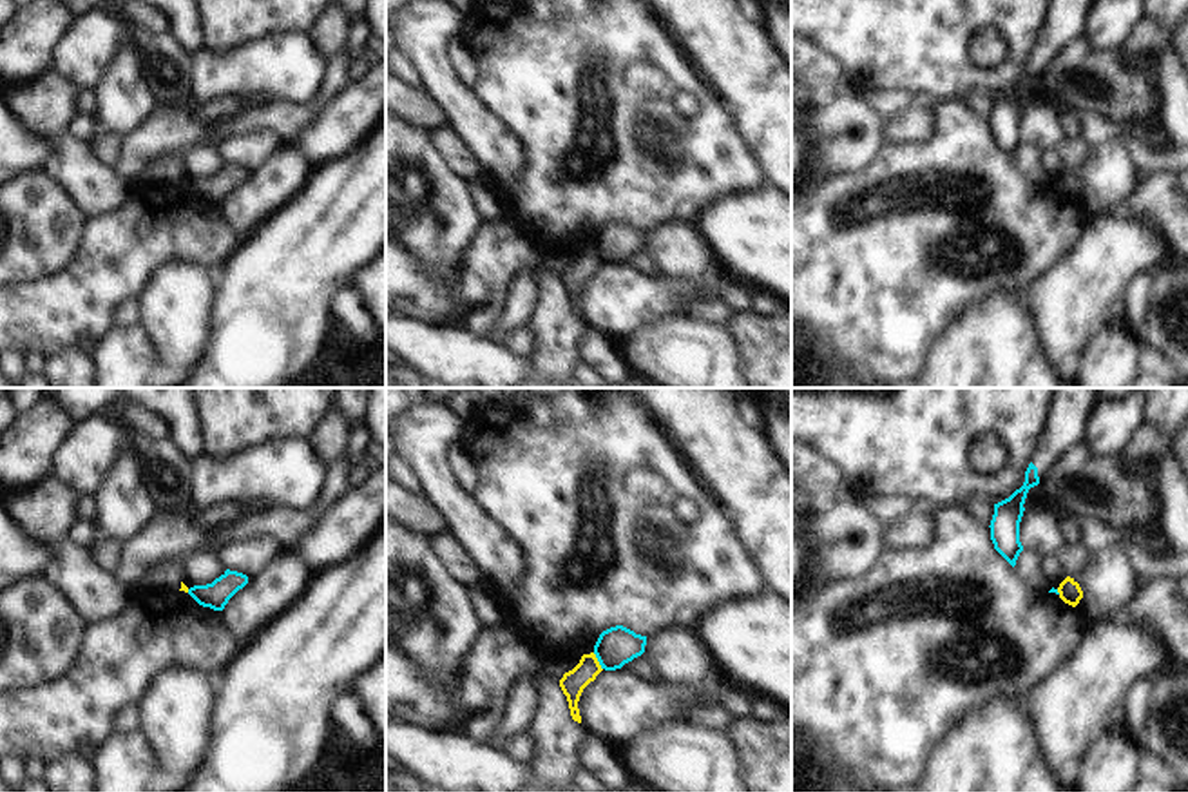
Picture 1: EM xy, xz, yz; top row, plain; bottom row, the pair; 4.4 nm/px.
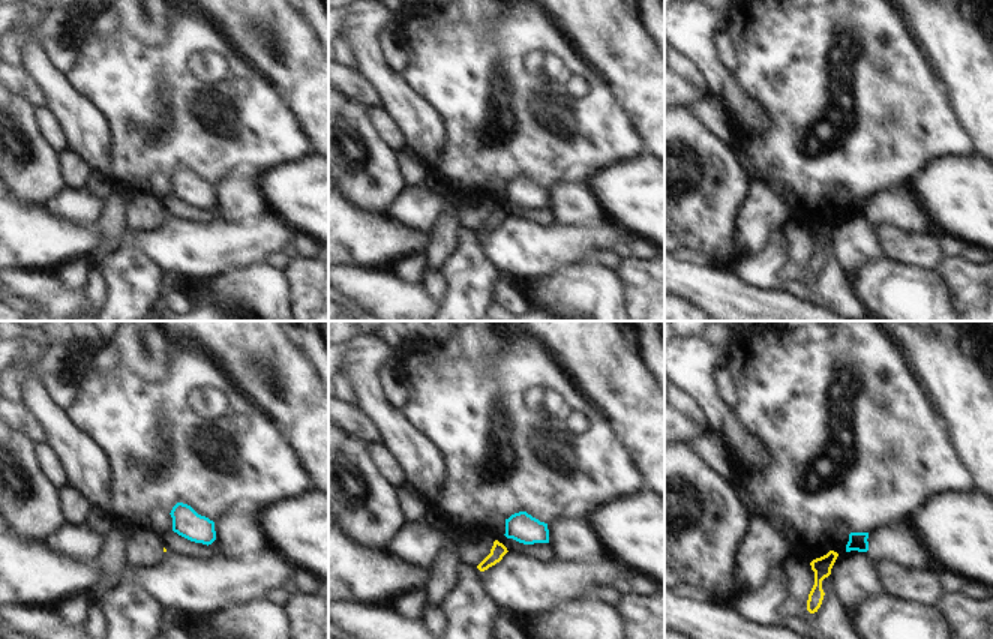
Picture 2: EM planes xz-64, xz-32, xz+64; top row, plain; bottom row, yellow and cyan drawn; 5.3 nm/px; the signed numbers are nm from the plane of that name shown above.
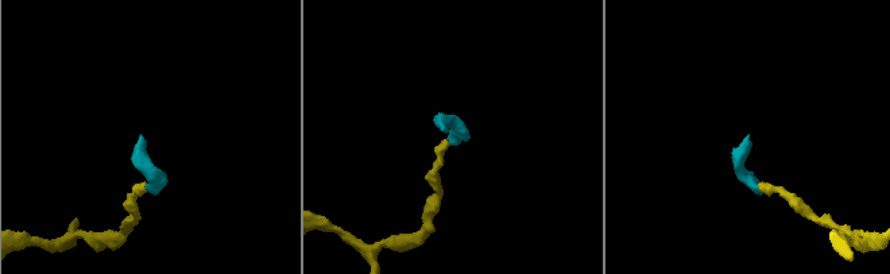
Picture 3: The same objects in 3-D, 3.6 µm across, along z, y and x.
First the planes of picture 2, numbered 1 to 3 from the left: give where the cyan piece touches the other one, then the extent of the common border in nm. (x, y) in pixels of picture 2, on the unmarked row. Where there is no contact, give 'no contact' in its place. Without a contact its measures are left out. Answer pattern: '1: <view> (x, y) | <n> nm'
1: no contact
2: no contact
3: no contact

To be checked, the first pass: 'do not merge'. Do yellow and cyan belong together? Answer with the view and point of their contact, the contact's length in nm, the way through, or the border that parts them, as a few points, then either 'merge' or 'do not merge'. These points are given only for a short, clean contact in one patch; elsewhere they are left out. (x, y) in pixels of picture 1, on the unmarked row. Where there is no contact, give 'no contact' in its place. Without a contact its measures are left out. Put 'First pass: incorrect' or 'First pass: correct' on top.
First pass: correct
meets yellow in xz at (598, 256); contact 90 nm long; border along xz (593, 247), (602, 263); do not merge

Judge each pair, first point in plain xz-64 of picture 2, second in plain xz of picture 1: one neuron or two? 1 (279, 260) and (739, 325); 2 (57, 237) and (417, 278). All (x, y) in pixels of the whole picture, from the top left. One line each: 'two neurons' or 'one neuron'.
1: two neurons
2: one neuron

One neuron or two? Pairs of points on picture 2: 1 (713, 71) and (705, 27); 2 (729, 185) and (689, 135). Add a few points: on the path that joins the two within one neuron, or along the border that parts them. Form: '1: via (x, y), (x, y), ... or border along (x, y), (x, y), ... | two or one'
1: via (705, 60), (705, 38) | one
2: via (719, 173), (698, 147) | one

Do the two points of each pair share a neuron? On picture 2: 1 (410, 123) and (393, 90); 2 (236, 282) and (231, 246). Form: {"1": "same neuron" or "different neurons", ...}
{"1": "same neuron", "2": "different neurons"}

